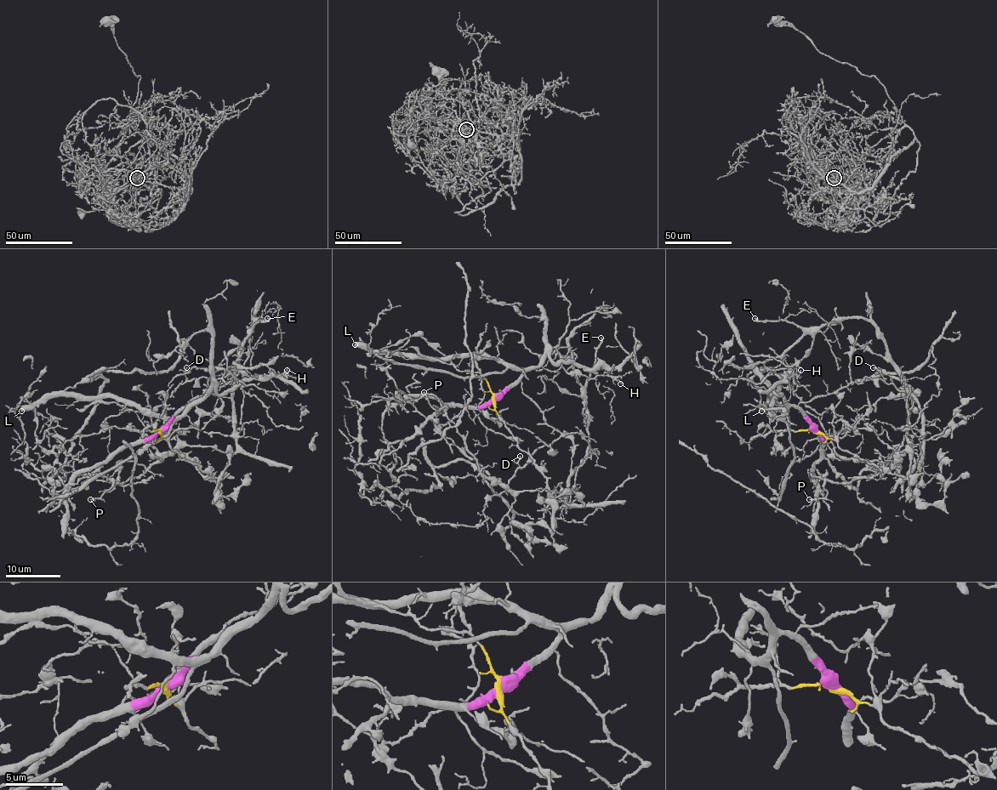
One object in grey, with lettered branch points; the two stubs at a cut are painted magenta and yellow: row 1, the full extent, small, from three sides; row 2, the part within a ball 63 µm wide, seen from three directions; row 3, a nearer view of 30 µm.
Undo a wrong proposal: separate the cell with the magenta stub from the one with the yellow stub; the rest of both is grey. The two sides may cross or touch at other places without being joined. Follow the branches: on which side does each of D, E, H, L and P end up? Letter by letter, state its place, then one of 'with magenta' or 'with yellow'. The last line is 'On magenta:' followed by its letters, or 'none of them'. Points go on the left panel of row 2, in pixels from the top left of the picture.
D: (186, 367) | with magenta
E: (267, 318) | with yellow
H: (287, 370) | with magenta
L: (21, 411) | with magenta
P: (90, 499) | with yellow
On magenta: D, H, L

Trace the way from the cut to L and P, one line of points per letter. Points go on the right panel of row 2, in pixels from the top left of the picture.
L: (815, 430), (814, 425), (794, 406), (778, 417), (773, 407), (774, 396), (767, 399), (760, 412)
P: (814, 430), (882, 470), (908, 477), (918, 468), (908, 446), (889, 468), (832, 480), (826, 496), (808, 498)

